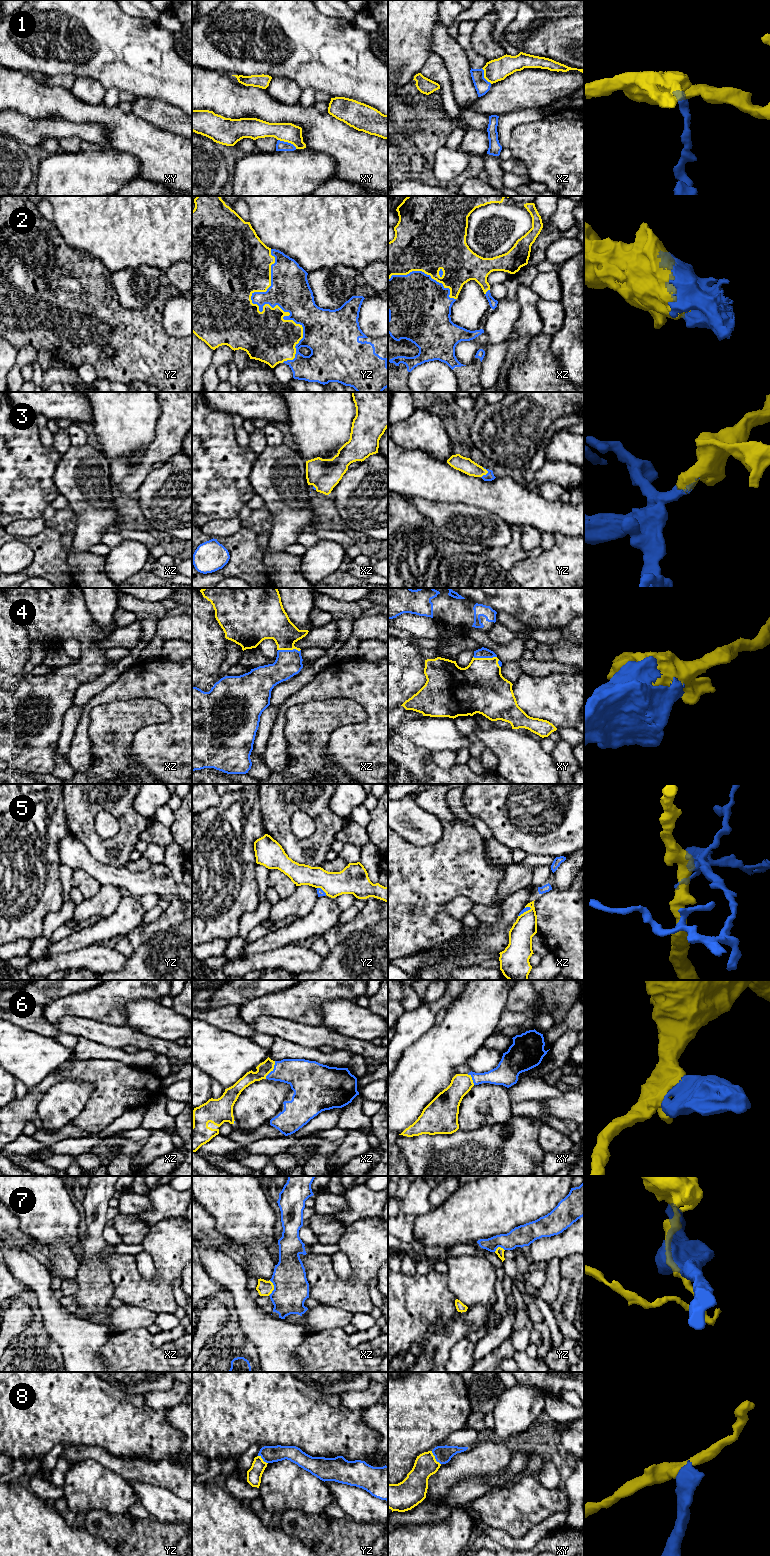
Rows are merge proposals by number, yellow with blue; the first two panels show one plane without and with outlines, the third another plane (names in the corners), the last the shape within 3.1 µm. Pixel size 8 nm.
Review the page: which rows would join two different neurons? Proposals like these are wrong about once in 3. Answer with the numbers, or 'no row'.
1, 5, 7, 8

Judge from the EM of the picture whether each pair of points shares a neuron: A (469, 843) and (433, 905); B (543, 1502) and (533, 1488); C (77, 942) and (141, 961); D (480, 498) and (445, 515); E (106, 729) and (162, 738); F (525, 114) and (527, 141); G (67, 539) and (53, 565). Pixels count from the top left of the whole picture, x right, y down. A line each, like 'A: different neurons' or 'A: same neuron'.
A: same neuron
B: same neuron
C: different neurons
D: different neurons
E: different neurons
F: different neurons
G: different neurons

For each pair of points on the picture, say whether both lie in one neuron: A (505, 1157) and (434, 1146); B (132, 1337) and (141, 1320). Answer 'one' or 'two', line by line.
A: one
B: two

